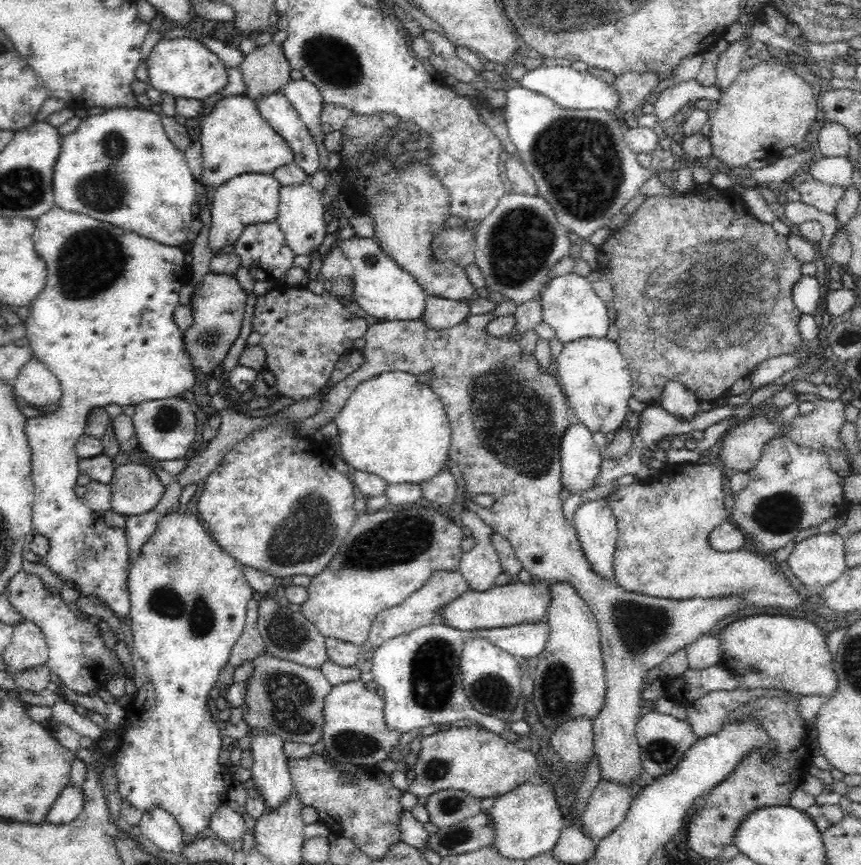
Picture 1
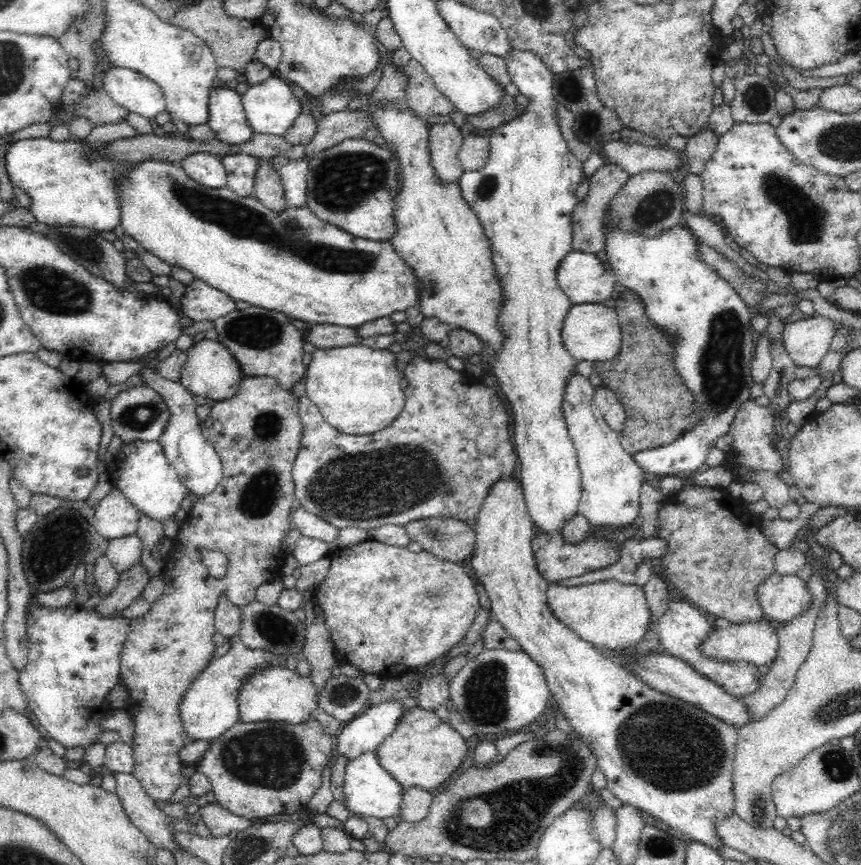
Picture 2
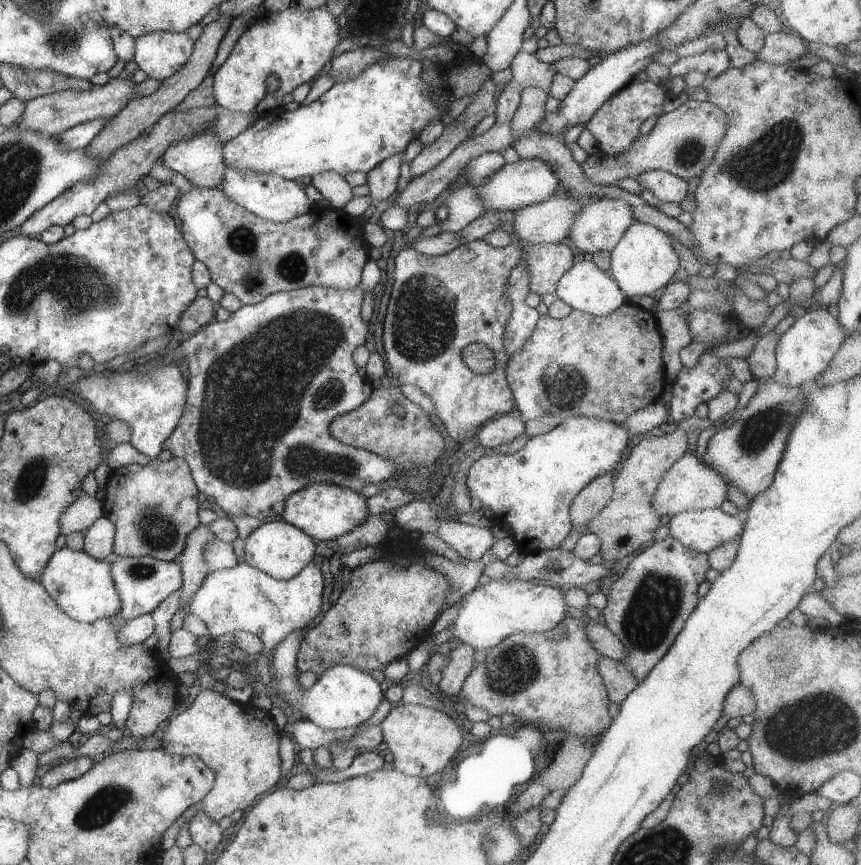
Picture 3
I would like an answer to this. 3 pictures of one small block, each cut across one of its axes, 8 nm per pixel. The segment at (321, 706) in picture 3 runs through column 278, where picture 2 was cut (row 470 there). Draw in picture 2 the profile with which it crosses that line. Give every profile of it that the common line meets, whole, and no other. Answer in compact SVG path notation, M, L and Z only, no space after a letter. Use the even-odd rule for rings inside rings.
M607 208L604 210L603 226L604 231L604 249L606 250L606 256L608 262L612 266L614 275L616 275L617 284L622 284L627 289L632 290L640 299L644 302L645 313L648 320L651 320L658 328L661 328L673 342L673 363L675 371L680 375L681 380L686 385L686 388L692 393L694 397L695 408L697 408L697 414L699 414L699 421L687 431L682 432L680 436L673 440L670 444L663 447L652 448L639 453L633 454L632 458L636 461L636 464L644 471L650 472L650 474L661 474L664 477L668 475L681 475L684 477L691 476L695 471L704 466L706 463L706 456L710 452L710 448L714 448L714 442L729 433L730 426L736 416L738 410L746 401L750 401L750 392L752 392L752 386L754 386L754 377L751 373L751 362L753 359L754 341L753 331L751 327L751 318L748 307L744 304L740 295L736 293L736 290L732 288L717 272L714 272L707 264L704 264L699 259L699 243L696 238L692 237L689 229L683 226L683 224L676 226L676 228L670 228L666 232L660 232L658 236L642 236L639 232L626 232L625 230L619 230L617 226L609 226L607 224Z

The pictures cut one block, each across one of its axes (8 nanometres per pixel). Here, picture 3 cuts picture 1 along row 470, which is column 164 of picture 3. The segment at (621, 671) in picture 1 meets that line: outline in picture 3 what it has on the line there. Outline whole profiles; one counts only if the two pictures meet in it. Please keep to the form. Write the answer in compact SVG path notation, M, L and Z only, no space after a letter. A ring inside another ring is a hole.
M172 456L167 461L158 458L143 466L138 463L125 465L113 471L106 485L106 500L103 502L103 514L115 526L113 552L122 557L149 556L161 561L174 561L184 550L187 536L201 522L199 521L198 487L193 479L188 462Z

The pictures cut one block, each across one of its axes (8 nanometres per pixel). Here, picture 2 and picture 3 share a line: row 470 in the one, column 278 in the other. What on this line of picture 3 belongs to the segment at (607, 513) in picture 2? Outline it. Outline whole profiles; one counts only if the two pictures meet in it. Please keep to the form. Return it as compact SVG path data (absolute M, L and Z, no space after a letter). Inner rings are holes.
M312 561L290 580L272 578L246 562L239 562L227 569L209 571L185 606L184 618L198 616L212 636L236 631L255 634L268 652L291 632L307 630L319 619L324 592L322 572Z

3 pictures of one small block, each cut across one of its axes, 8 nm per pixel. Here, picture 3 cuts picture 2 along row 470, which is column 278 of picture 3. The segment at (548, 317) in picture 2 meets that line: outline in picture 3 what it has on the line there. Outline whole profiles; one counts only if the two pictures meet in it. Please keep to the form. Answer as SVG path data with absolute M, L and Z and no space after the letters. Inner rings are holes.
M282 518L267 520L252 532L245 542L245 562L278 580L296 576L316 554L314 539Z

